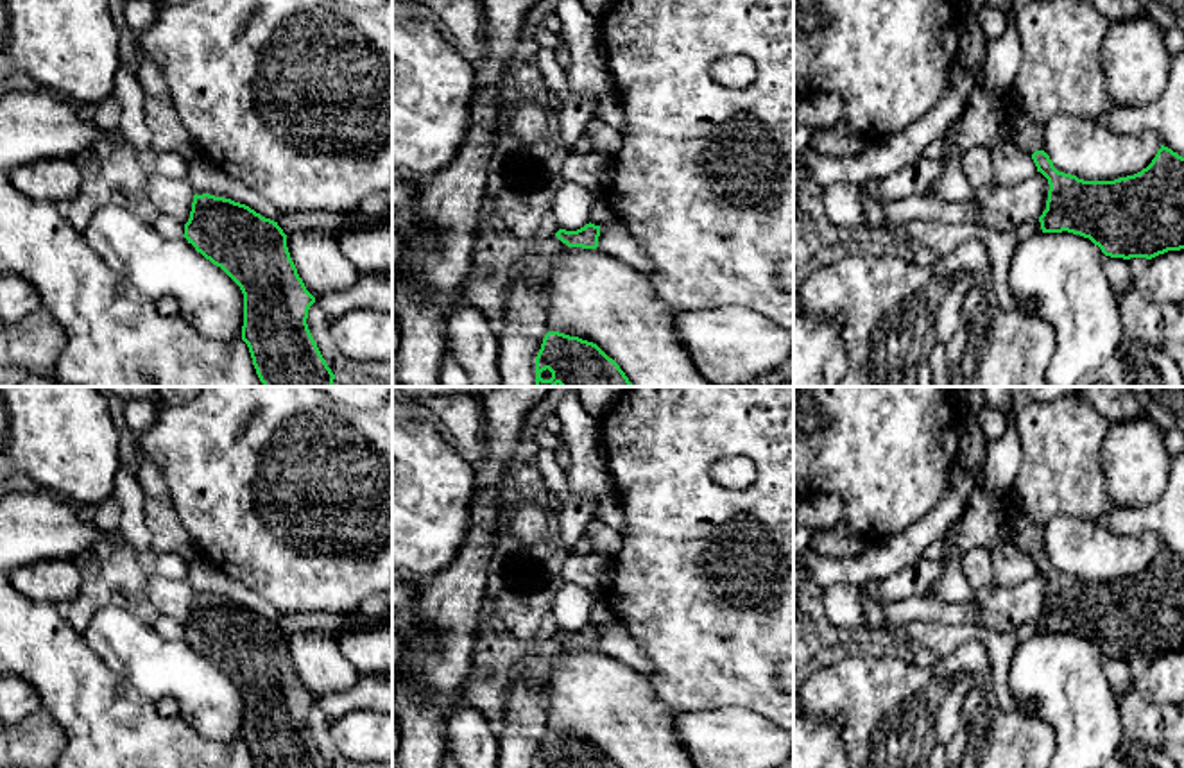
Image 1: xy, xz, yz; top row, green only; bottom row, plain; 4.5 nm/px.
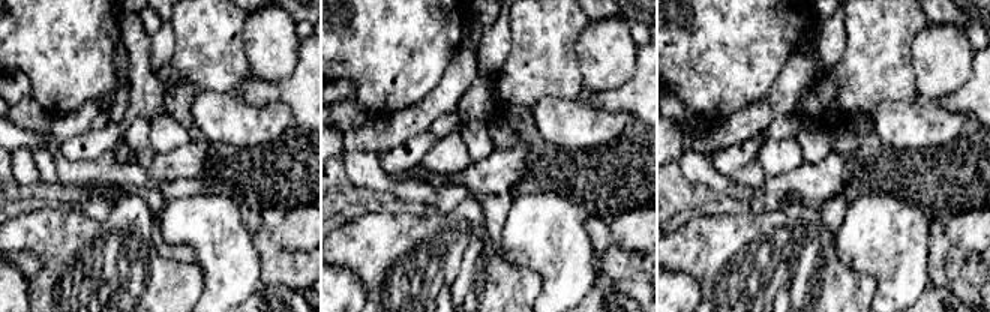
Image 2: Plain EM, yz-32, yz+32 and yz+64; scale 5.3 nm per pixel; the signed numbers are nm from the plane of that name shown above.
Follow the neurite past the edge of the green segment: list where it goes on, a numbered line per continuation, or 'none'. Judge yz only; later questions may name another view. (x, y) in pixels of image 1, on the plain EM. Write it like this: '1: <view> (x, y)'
1: yz (1025, 534)

